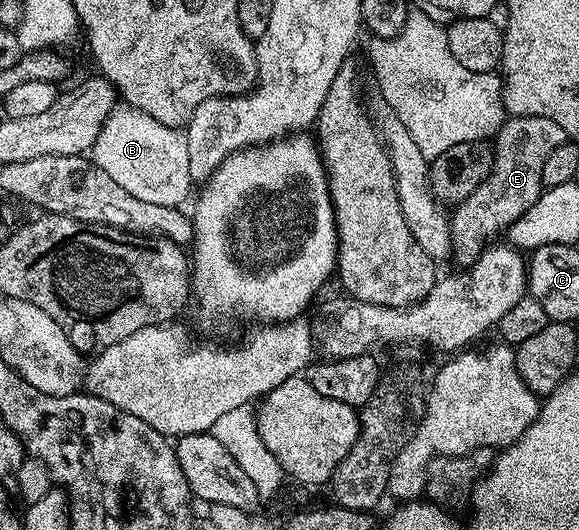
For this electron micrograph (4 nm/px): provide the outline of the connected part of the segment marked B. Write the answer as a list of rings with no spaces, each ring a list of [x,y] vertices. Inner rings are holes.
[[[115,107],[100,127],[92,160],[124,191],[144,203],[177,208],[185,201],[192,182],[188,171],[188,139],[181,128],[160,123],[139,109]]]

